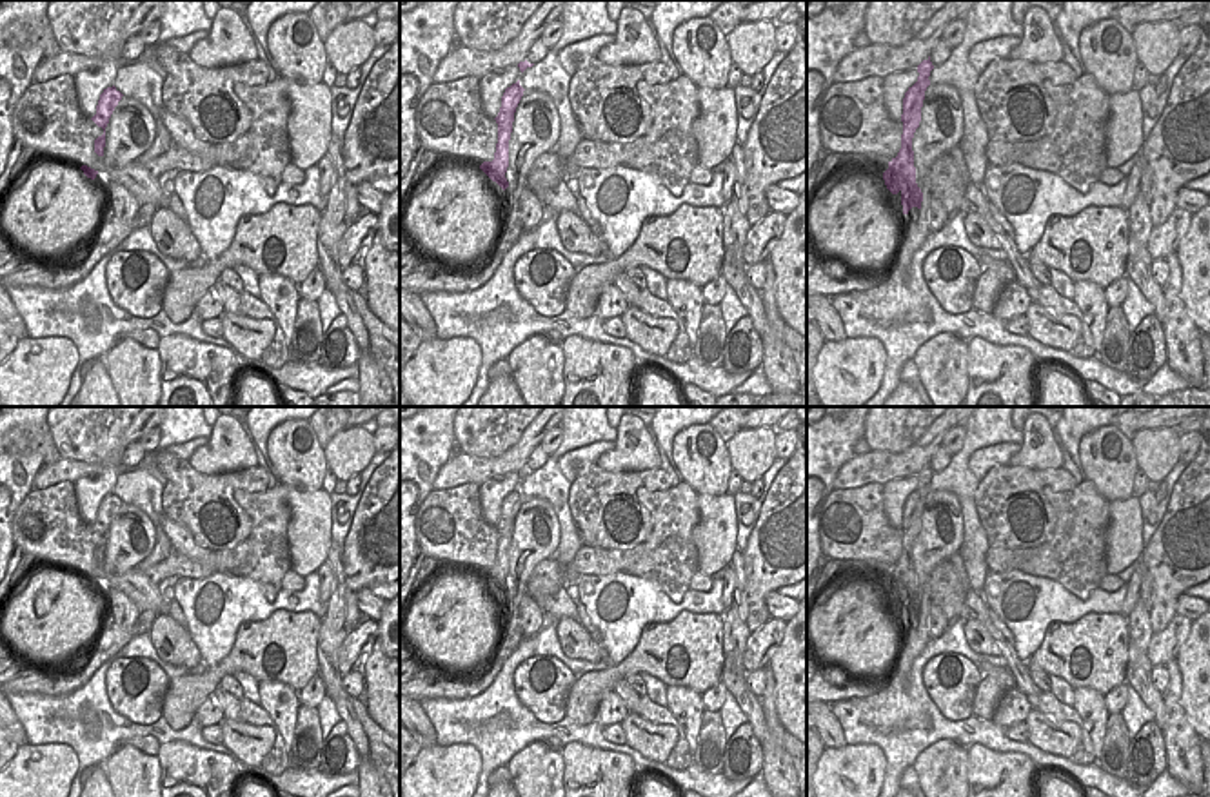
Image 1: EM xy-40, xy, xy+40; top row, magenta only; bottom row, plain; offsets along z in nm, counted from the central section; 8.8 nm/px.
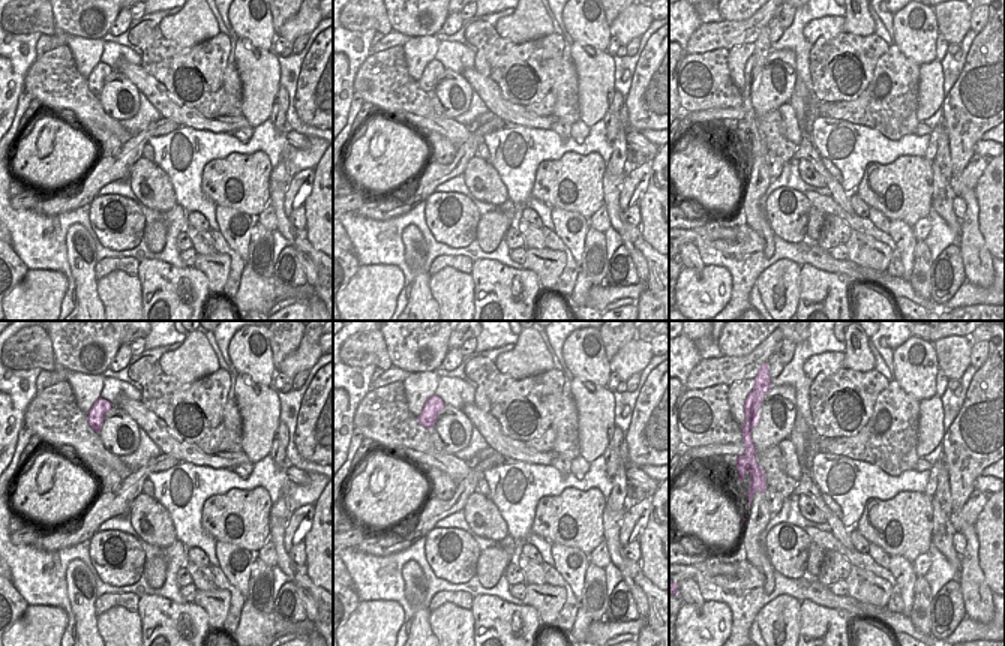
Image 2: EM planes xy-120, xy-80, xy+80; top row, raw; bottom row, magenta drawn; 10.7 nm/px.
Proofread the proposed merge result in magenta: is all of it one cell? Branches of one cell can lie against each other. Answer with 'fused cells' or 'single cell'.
fused cells

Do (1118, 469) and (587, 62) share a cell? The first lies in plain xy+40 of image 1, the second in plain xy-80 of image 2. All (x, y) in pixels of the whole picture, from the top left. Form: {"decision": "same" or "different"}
{"decision": "different"}

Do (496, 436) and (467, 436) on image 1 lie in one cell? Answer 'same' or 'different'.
same

